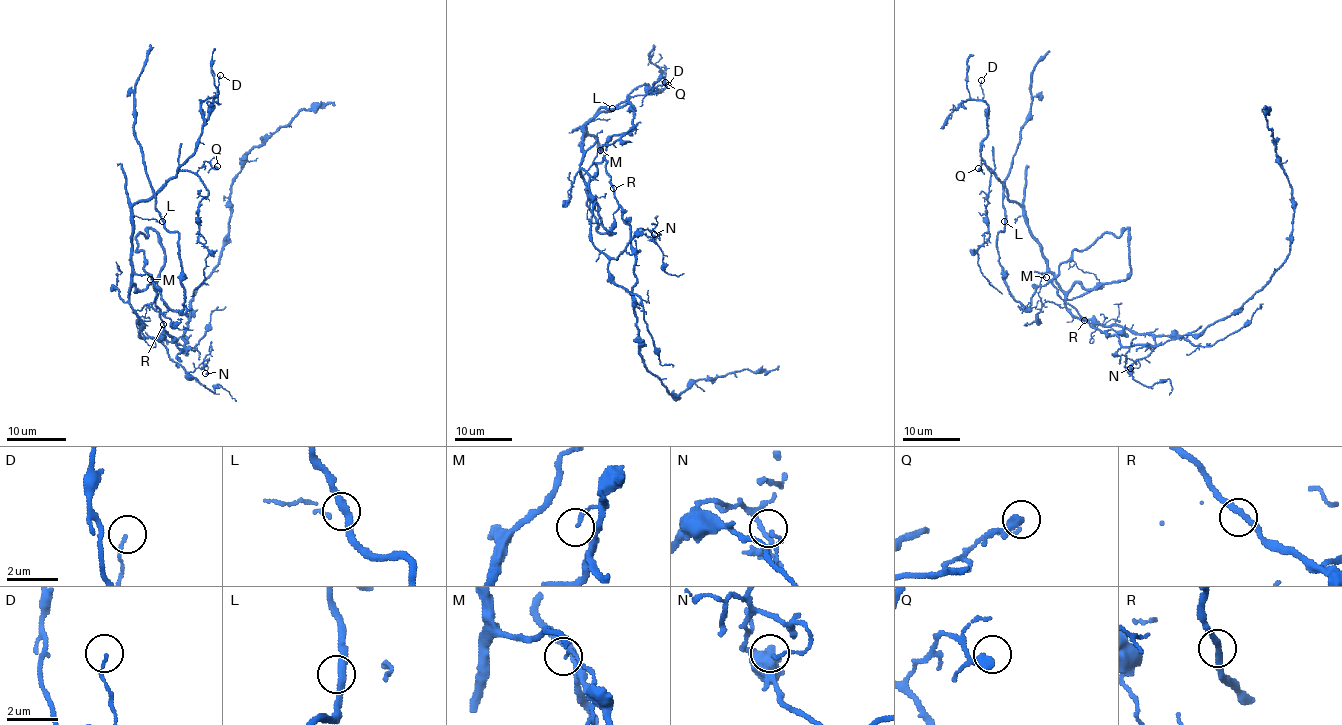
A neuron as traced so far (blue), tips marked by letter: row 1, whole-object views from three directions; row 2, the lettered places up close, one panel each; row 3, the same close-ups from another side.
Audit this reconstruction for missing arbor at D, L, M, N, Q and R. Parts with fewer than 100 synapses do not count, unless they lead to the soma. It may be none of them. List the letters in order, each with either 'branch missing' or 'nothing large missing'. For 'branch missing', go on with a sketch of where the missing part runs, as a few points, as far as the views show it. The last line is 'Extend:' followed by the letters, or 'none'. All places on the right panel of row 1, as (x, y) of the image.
D: nothing large missing
L: nothing large missing
M: nothing large missing
N: nothing large missing
Q: nothing large missing
R: nothing large missing
Extend: none

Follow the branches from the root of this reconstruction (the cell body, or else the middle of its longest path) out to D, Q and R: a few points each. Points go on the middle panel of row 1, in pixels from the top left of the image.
D: (593, 242), (589, 175), (580, 168), (583, 127), (599, 112), (610, 112), (641, 85), (658, 92), (668, 85)
Q: (593, 242), (589, 175), (580, 168), (583, 127), (599, 112), (610, 112), (629, 96), (645, 95), (665, 82)
R: (593, 242), (609, 260), (608, 275), (629, 292), (636, 280), (635, 249), (613, 188)

